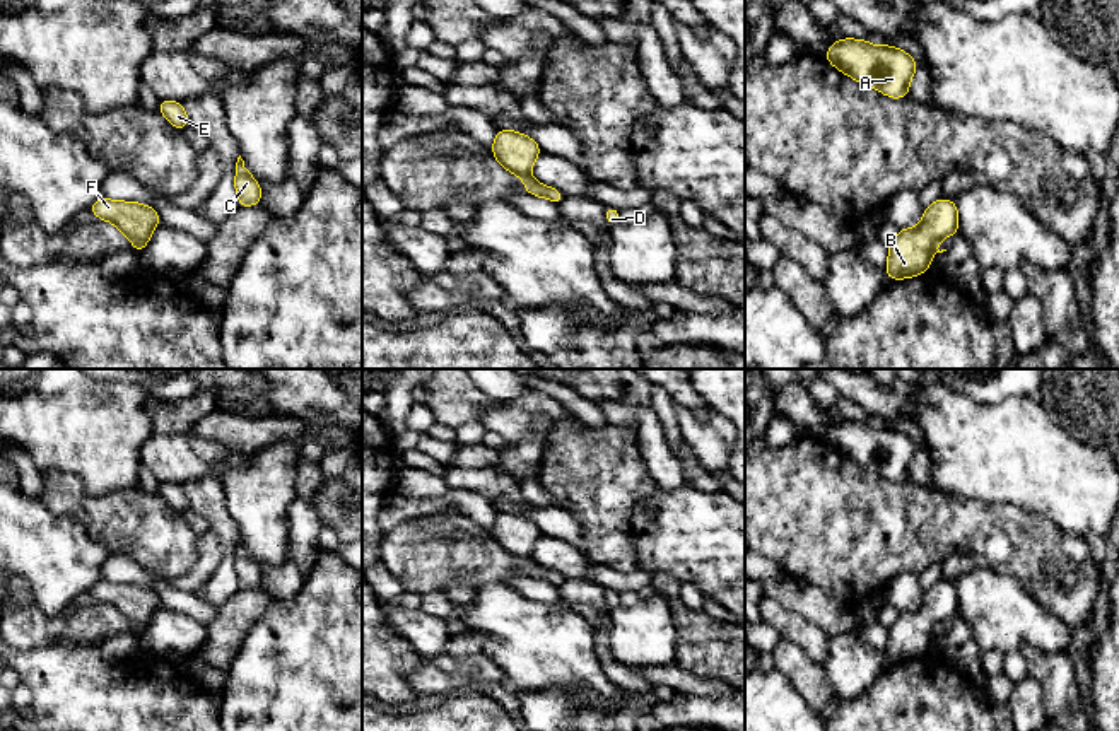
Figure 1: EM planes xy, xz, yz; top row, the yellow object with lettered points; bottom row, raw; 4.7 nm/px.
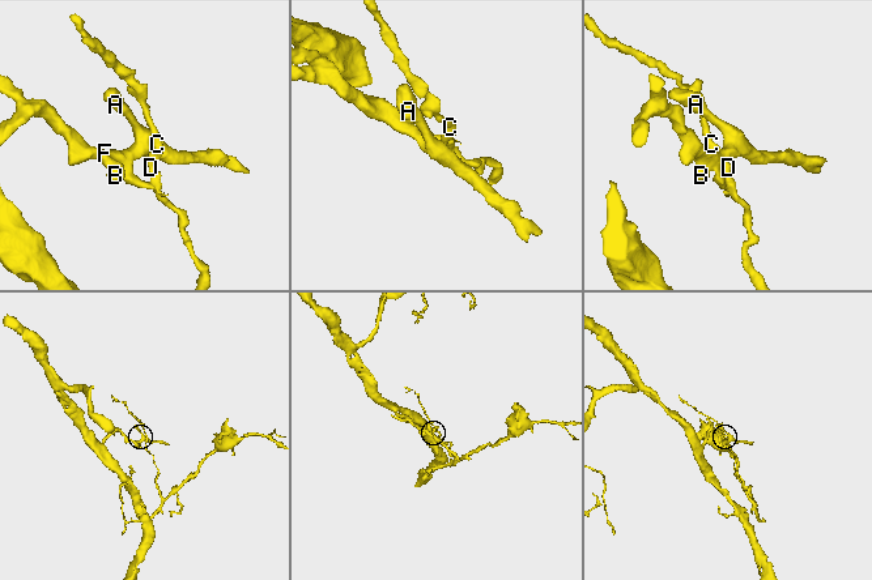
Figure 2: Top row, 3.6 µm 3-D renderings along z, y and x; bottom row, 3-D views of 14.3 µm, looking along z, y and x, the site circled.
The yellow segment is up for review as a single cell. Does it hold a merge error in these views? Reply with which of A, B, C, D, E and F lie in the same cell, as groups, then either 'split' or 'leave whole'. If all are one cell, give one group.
A B E F / C D; split

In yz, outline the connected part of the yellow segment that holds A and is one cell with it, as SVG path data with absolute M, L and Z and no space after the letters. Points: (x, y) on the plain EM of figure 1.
M842 420L829 429L823 441L839 454L895 482L909 480L909 465L917 451L902 430L873 429L866 422Z

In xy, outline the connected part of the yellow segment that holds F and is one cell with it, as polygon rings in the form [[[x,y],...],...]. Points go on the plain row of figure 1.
[[[99,581],[89,594],[97,601],[114,606],[133,627],[147,627],[161,598],[155,591],[137,584]]]

